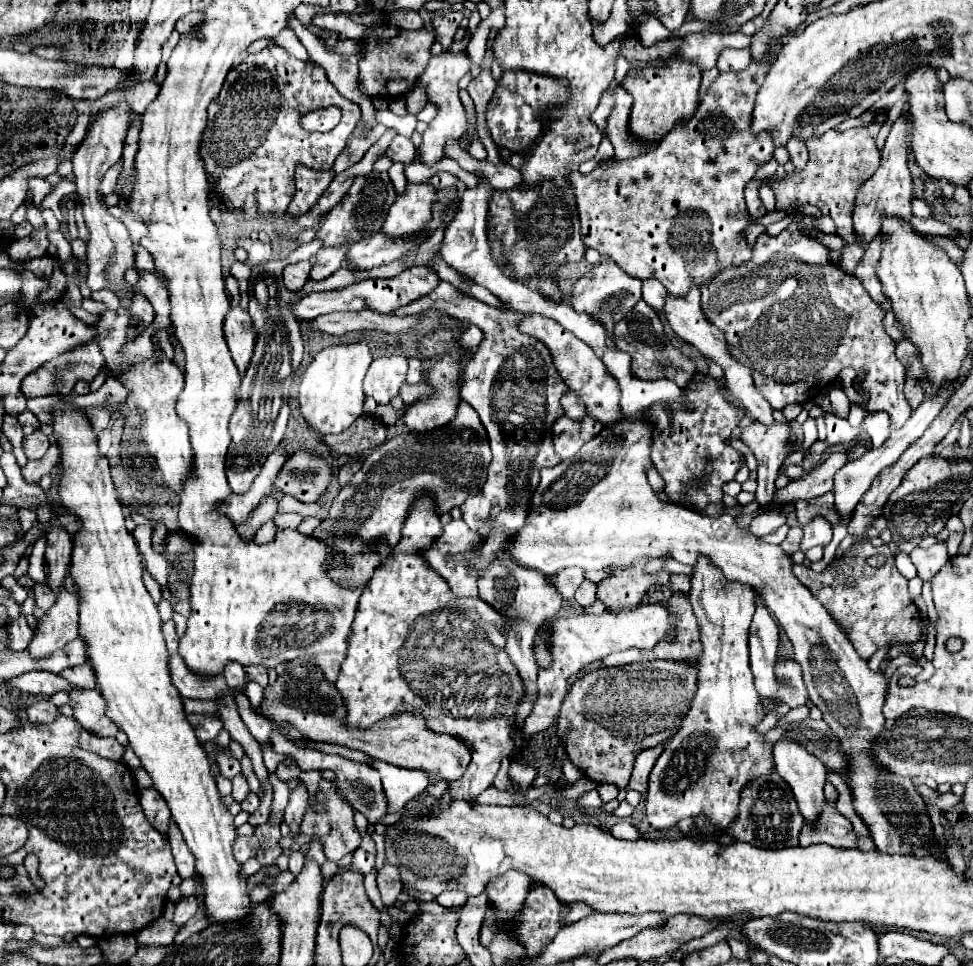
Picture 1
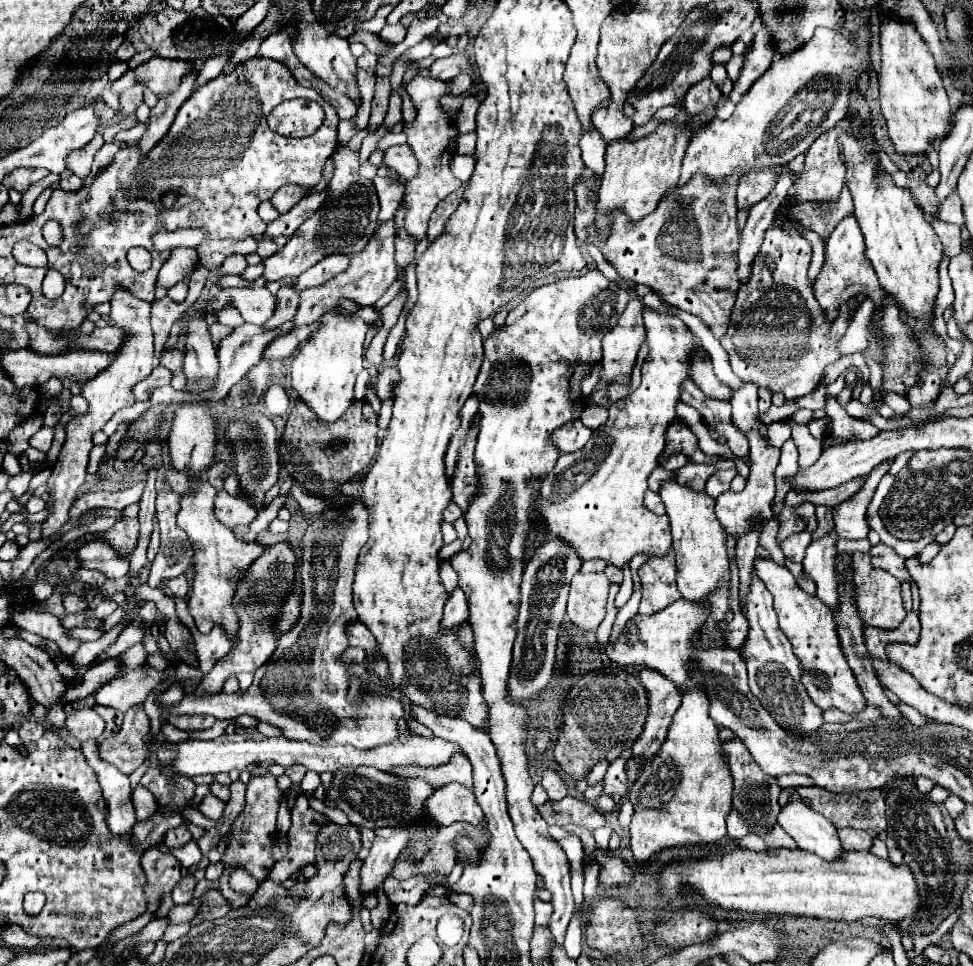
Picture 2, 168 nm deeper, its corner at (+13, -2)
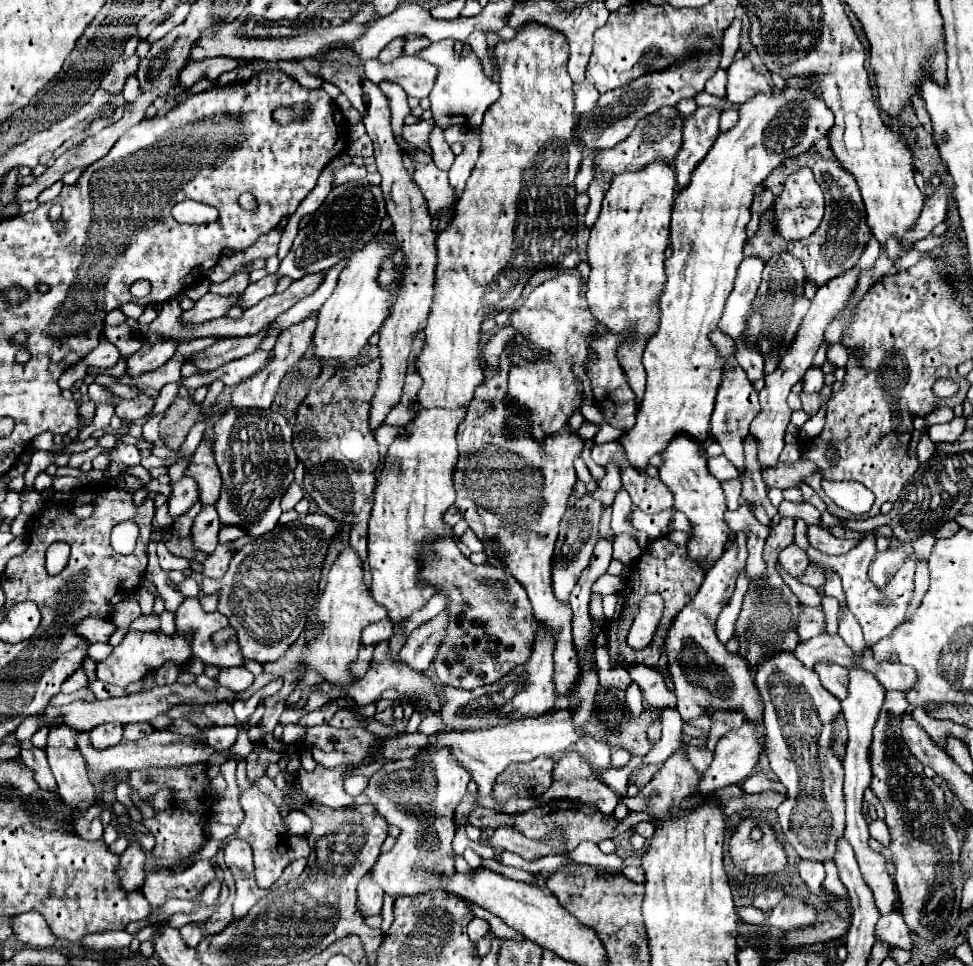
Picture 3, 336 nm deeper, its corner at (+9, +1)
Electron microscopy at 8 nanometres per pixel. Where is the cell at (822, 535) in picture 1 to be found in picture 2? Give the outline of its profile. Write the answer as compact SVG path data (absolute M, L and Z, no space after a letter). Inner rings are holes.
M801 531L801 533L793 533L789 539L785 539L781 543L781 549L783 549L787 559L791 559L795 563L801 563L803 555L805 555L805 549L807 549L807 543L811 543L811 533Z

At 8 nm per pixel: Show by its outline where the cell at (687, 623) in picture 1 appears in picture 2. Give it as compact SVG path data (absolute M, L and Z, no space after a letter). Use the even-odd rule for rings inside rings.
M641 667L639 677L643 687L649 691L649 715L641 737L633 745L631 759L641 757L643 759L641 767L643 767L647 759L651 759L665 741L667 727L681 701L681 691L677 689L675 683L663 677L663 673L653 671L649 667Z

